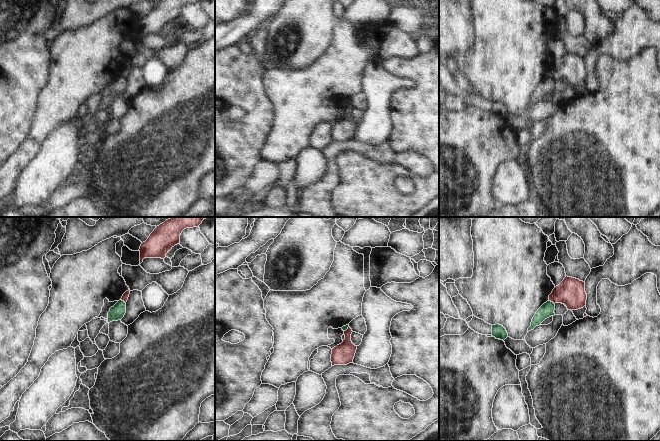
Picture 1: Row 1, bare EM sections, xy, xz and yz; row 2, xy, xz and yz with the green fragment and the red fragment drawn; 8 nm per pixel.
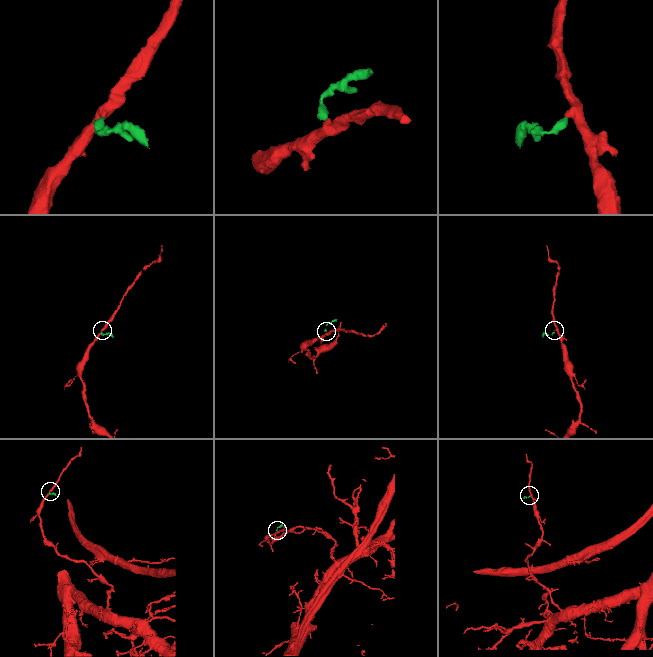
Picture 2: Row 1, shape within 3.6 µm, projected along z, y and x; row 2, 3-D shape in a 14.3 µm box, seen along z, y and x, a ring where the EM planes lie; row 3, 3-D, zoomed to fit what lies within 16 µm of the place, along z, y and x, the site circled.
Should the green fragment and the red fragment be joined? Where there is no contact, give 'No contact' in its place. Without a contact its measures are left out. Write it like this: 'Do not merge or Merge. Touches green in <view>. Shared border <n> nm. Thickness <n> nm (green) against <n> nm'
Do not merge. Touches green in yz. Shared border 70 nm. Thickness 110 nm (green) against 220 nm

